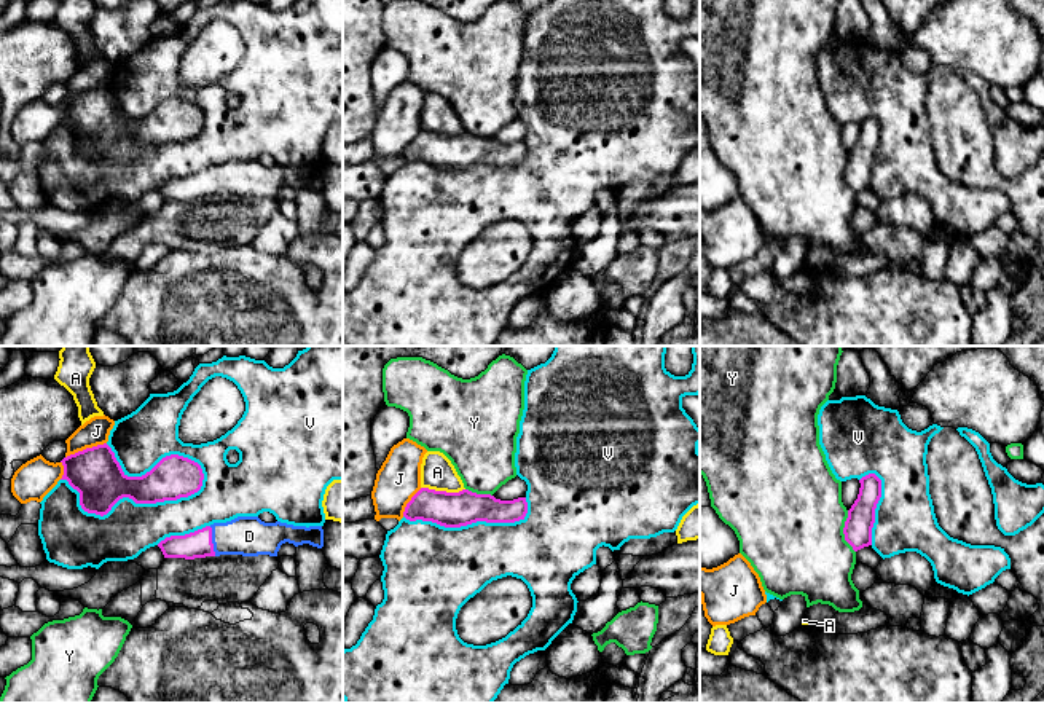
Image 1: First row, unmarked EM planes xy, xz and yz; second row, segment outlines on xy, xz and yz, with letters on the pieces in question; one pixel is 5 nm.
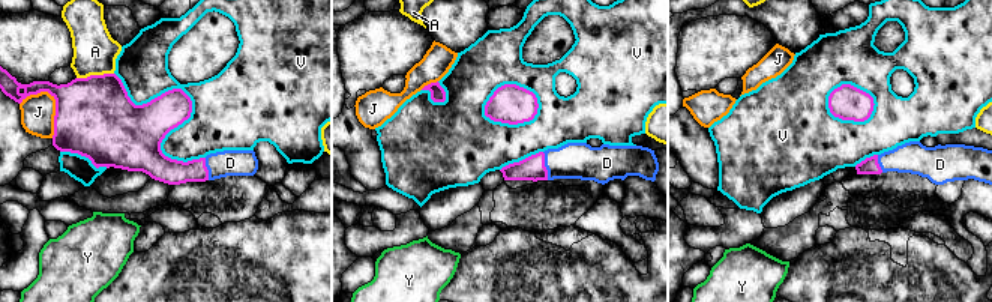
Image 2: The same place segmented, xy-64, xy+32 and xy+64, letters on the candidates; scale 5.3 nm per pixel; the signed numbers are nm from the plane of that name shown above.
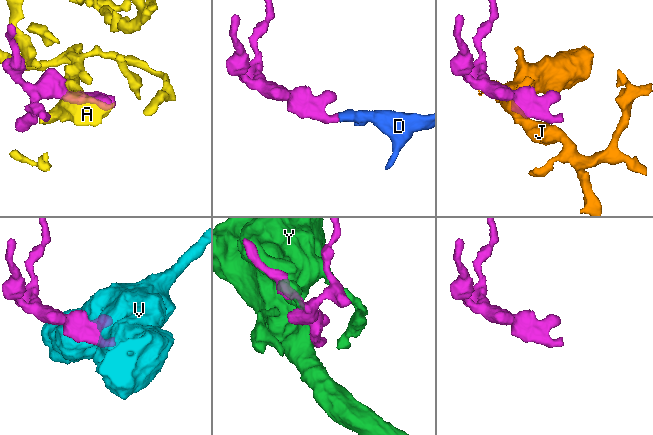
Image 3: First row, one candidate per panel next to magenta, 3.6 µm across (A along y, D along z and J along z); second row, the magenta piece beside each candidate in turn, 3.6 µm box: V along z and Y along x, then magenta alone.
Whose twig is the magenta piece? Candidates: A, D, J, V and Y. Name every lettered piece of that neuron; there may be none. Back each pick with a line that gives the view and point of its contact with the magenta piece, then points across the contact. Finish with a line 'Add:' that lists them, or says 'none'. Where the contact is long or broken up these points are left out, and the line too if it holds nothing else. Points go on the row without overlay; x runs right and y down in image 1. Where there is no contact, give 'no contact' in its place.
D: meets magenta in xy at (211, 184); runs through xy (198, 187), (211, 184), (249, 179)
Add: D

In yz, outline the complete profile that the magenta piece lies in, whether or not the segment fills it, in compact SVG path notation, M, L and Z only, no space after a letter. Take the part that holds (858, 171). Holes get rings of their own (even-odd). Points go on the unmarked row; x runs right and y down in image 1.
M869 116L859 123L858 142L848 153L843 177L854 194L872 188L872 171L875 166L875 151L881 140L881 123Z

